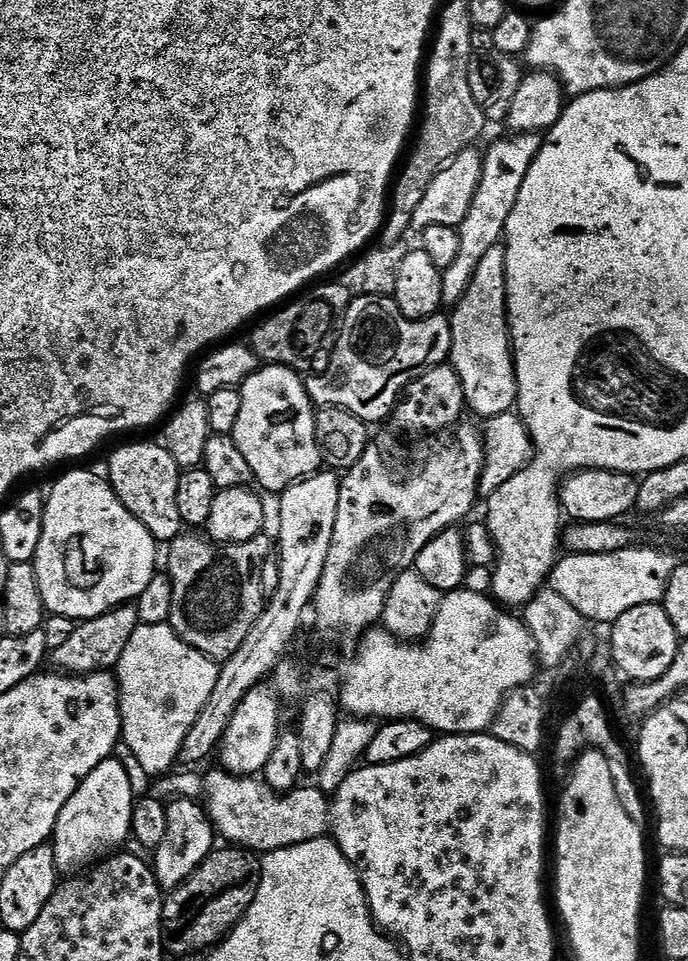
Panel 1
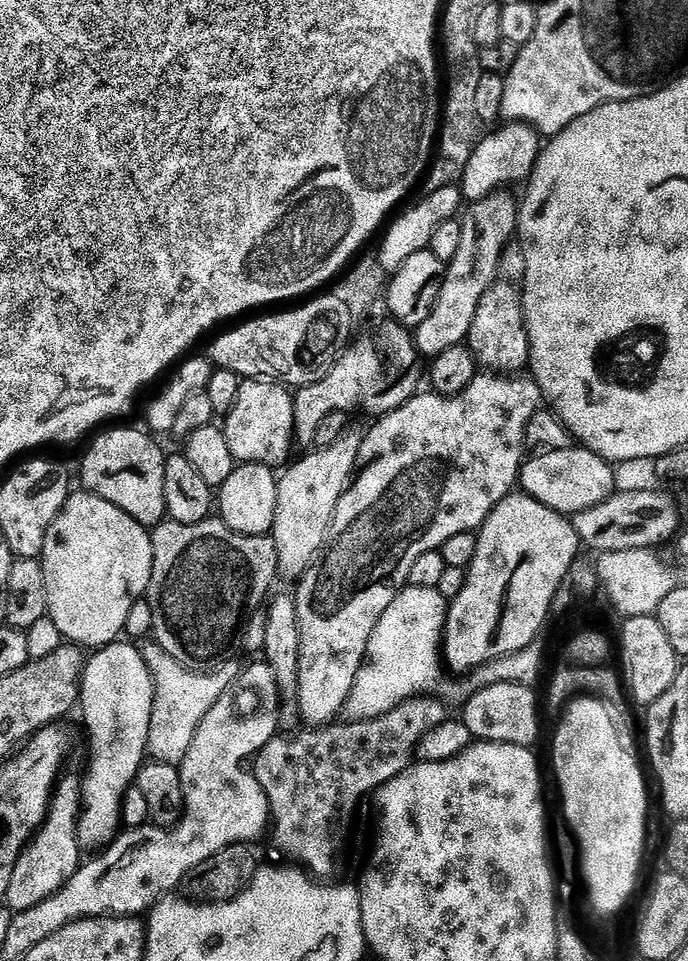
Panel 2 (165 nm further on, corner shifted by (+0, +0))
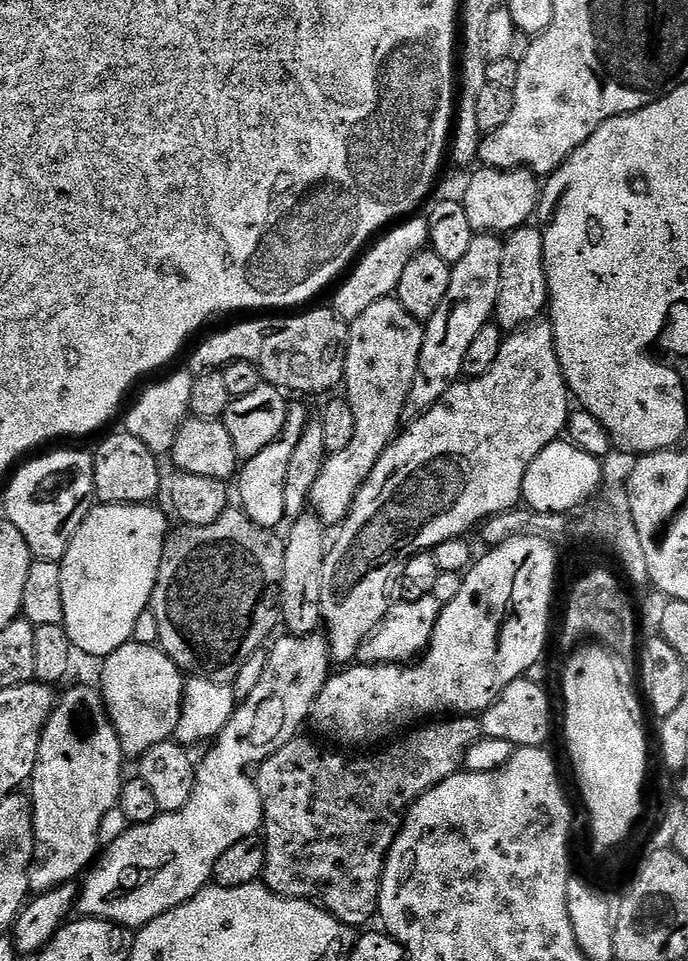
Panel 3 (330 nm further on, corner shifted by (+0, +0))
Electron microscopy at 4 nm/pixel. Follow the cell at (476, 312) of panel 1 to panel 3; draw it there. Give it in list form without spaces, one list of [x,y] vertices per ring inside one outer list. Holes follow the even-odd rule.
[[[538,227],[515,228],[502,240],[502,266],[498,274],[498,292],[494,322],[501,330],[518,330],[537,319],[548,302],[548,279],[544,274],[544,234]]]

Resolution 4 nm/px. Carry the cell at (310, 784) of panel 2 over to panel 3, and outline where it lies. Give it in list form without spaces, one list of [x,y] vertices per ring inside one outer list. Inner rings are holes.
[[[456,714],[413,728],[409,736],[373,756],[339,756],[323,752],[312,740],[288,740],[273,756],[265,755],[259,761],[254,783],[264,811],[262,880],[267,887],[279,896],[310,900],[345,926],[364,924],[377,915],[380,875],[398,817],[417,796],[457,771],[460,753],[482,736],[479,719],[472,714]]]

